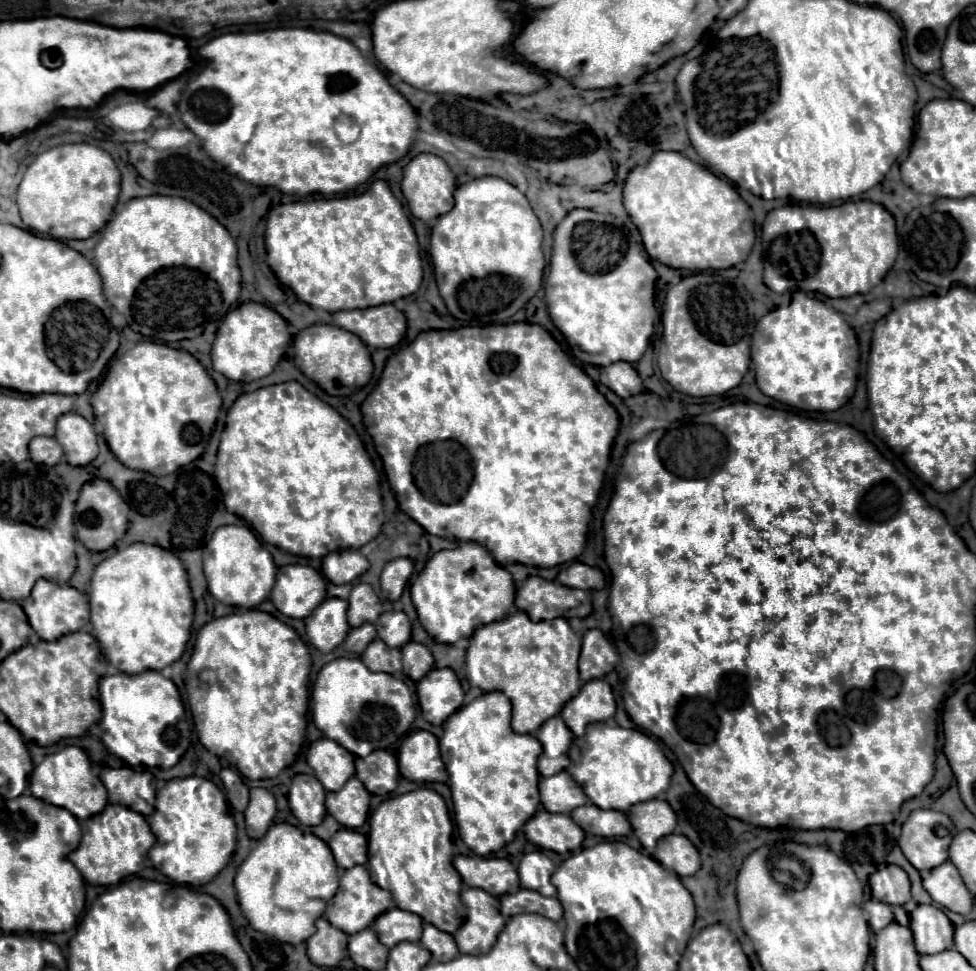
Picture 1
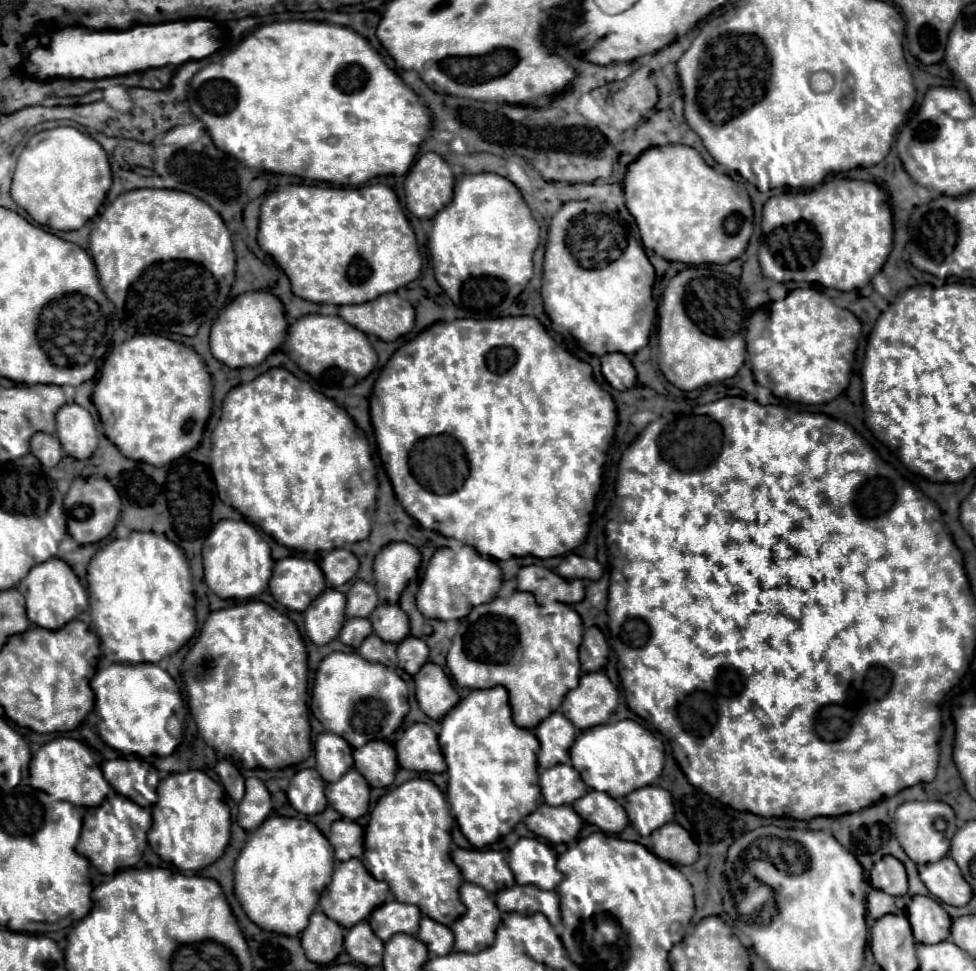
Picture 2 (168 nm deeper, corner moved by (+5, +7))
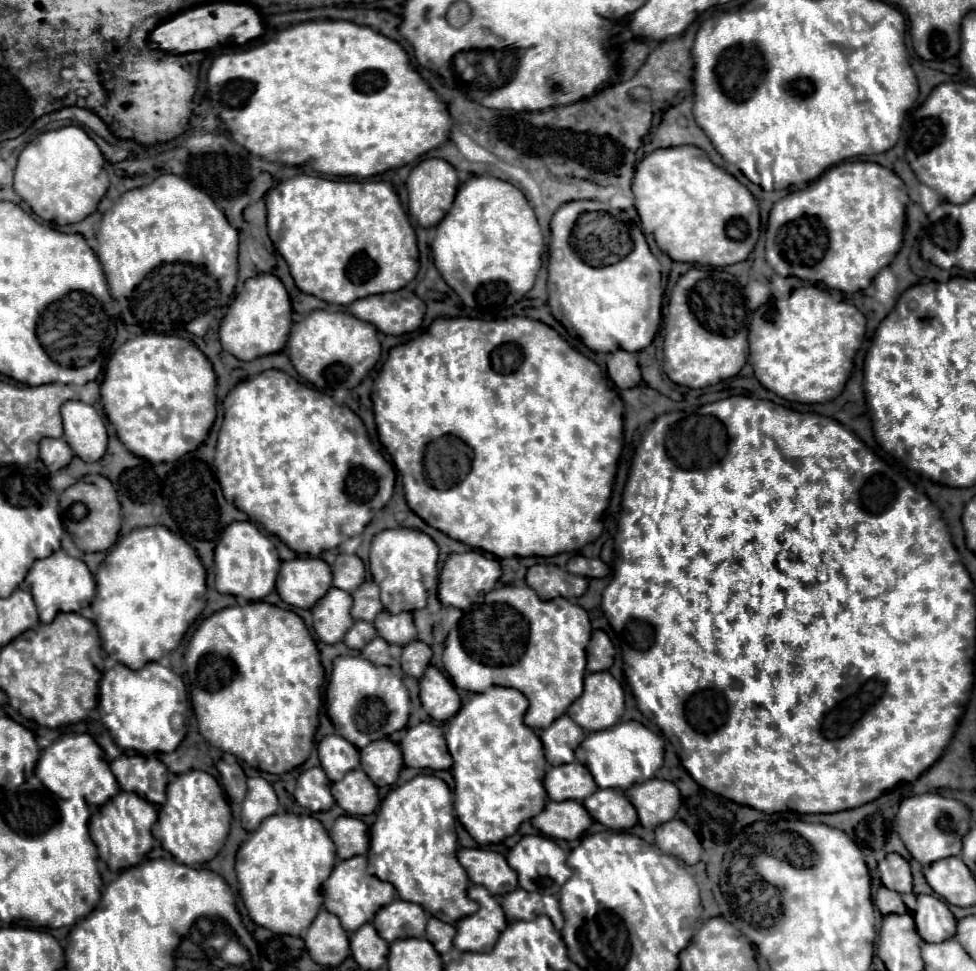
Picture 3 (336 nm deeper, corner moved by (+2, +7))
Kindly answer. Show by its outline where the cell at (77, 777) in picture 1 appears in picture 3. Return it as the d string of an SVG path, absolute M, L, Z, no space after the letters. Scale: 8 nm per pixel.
M87 733L63 735L53 745L43 749L41 757L37 761L37 767L35 767L35 775L57 797L69 799L69 797L79 795L89 805L103 805L119 791L117 779L113 777L101 747Z

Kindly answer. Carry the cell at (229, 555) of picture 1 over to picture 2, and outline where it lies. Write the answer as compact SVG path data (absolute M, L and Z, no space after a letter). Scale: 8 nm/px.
M220 521L210 537L204 541L204 579L214 595L220 599L250 599L258 597L272 577L274 559L270 555L270 545L248 521Z

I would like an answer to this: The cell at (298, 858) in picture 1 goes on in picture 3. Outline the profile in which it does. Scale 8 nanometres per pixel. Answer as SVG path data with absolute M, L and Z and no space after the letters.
M295 813L267 817L239 847L235 863L239 893L251 921L279 935L299 935L313 923L323 905L321 885L333 863L335 845L315 817Z

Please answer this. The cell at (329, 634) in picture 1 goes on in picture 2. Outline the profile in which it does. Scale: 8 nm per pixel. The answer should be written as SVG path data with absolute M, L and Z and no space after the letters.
M326 589L310 609L303 612L306 635L316 645L326 645L338 637L344 623L346 597L336 589Z

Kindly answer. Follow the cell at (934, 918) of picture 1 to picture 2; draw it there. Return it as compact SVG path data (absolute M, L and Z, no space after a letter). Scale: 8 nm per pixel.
M914 895L908 905L908 921L918 943L940 943L950 937L950 915L926 895Z

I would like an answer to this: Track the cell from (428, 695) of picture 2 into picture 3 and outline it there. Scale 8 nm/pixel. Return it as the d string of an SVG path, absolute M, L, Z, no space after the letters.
M429 665L421 677L421 703L435 721L451 719L461 707L459 693L435 665Z

